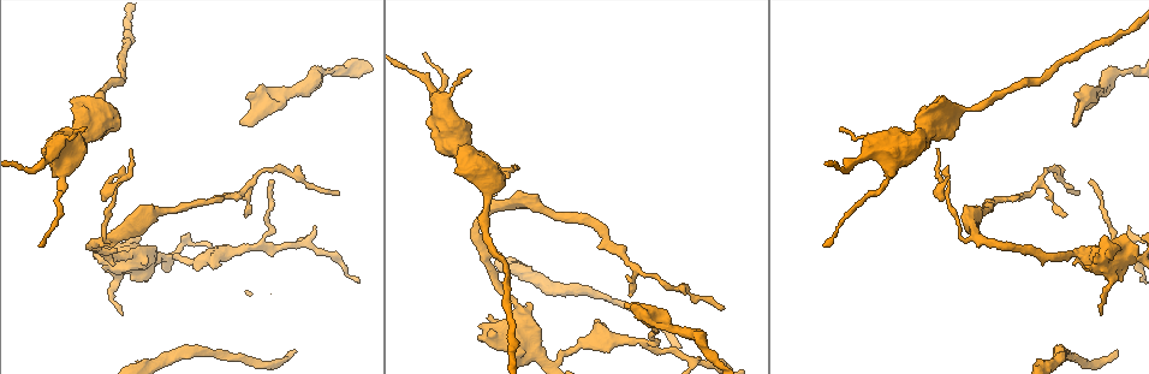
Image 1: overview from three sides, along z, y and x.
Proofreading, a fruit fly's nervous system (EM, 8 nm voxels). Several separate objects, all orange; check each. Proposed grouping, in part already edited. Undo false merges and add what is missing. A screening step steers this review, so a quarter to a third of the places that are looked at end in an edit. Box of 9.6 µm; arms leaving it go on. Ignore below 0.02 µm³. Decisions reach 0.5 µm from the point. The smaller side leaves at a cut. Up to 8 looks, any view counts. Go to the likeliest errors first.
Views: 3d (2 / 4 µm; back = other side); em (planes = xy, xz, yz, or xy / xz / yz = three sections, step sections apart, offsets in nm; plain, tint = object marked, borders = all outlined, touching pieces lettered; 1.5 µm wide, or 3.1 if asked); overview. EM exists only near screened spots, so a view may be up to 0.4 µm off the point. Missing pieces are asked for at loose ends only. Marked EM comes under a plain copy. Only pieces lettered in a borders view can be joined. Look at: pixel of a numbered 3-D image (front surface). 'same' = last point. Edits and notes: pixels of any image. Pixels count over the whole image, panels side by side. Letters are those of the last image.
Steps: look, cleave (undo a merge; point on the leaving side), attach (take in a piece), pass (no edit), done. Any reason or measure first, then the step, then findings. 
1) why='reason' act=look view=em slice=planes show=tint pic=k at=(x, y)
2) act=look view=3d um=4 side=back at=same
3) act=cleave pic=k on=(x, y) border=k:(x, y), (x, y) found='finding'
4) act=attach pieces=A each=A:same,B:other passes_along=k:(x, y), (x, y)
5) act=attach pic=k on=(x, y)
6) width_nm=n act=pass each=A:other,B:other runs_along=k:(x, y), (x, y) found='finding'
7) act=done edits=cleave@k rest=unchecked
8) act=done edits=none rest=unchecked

why='free end' act=look view=3d um=4 pic=1 at=(1118, 351)

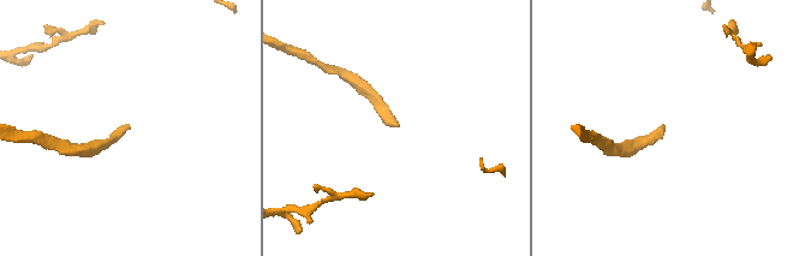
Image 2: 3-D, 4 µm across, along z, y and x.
why='now the EM' act=look view=em slice=xz step=4 show=tint pic=2 at=(662, 126)

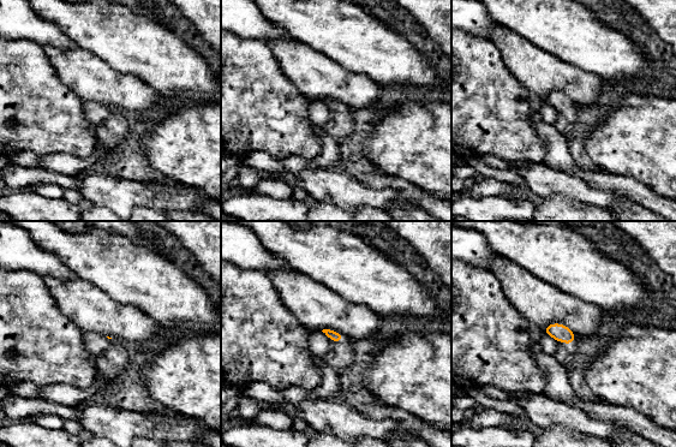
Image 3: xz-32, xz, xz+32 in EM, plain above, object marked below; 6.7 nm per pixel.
act=look view=em slice=planes show=borders at=same

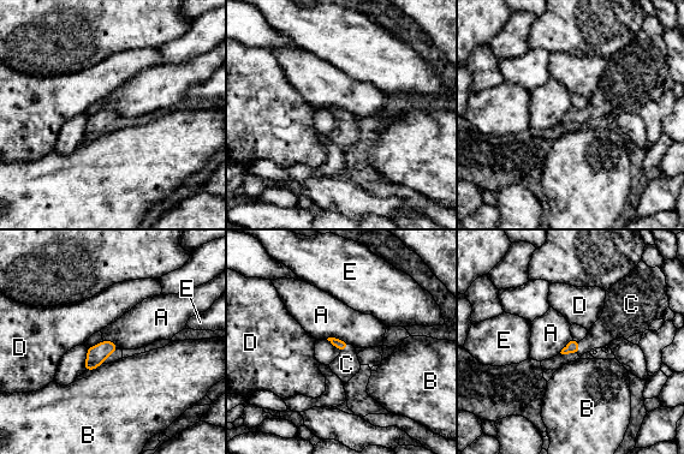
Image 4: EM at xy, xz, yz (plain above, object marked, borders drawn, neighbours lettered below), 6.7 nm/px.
act=attach pieces=C each=A:other,B:other,C:same,D:other,E:other passes_along=4:(574, 345), (578, 347), (608, 327) found='it goes on there'

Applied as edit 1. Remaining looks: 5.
act=look view=3d um=4 pic=1 at=(632, 294)

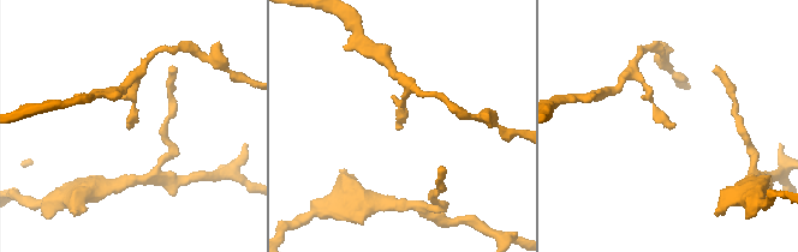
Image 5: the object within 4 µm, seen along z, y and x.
why='need the tissue' act=look view=em slice=planes show=borders pic=5 at=(130, 123)

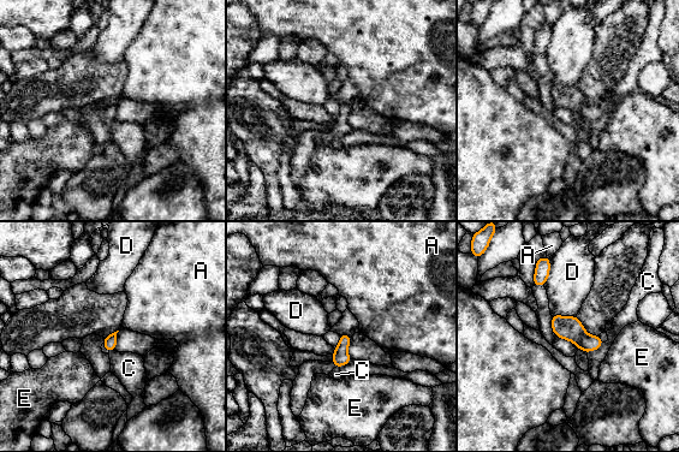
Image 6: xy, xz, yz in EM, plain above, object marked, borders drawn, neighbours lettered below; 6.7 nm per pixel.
width_nm=100 act=pass each=A:other,C:other,D:other,E:other border=6:(551, 257), (551, 271), (545, 286) found='no lettered piece goes on from it'

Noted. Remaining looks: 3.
why='thin end' act=look view=3d um=4 pic=1 at=(466, 71)

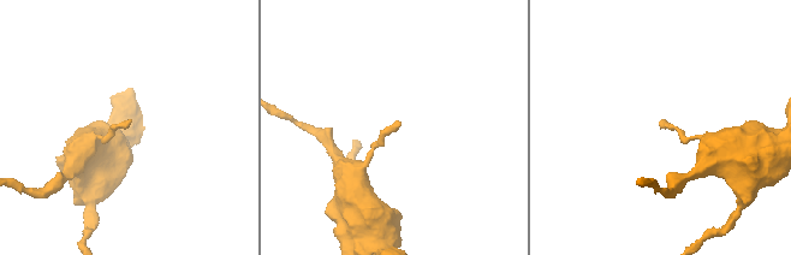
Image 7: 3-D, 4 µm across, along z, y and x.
act=look view=em slice=yz step=8 show=tint pic=7 at=(129, 126)

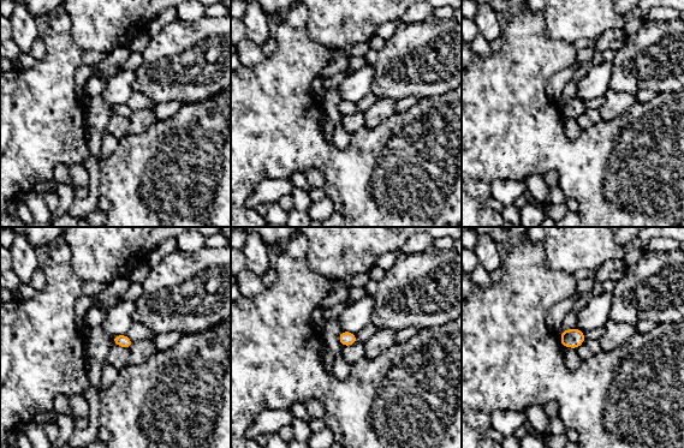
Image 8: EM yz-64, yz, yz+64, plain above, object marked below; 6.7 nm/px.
why='see the neighbours' act=look view=em slice=yz step=8 show=borders at=same

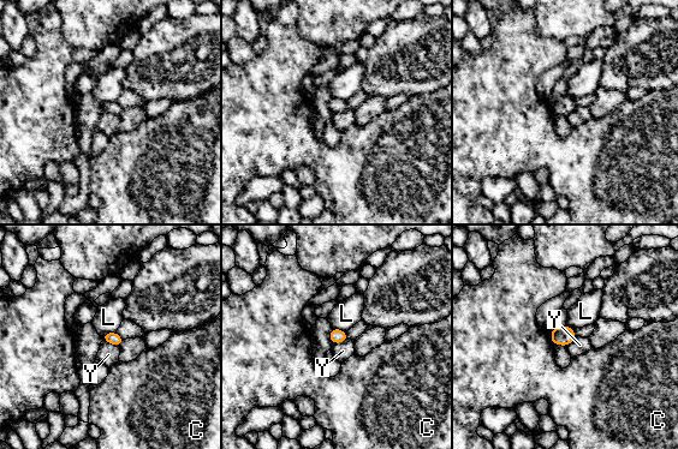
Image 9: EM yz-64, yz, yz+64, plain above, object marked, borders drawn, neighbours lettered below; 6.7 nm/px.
longest_contact=Y:130nm act=pass each=C:other,L:other,Y:other border=9:(102, 340), (119, 347) found='none of them fits'

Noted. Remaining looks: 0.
act=done edits=attach@4 rest=unchecked

